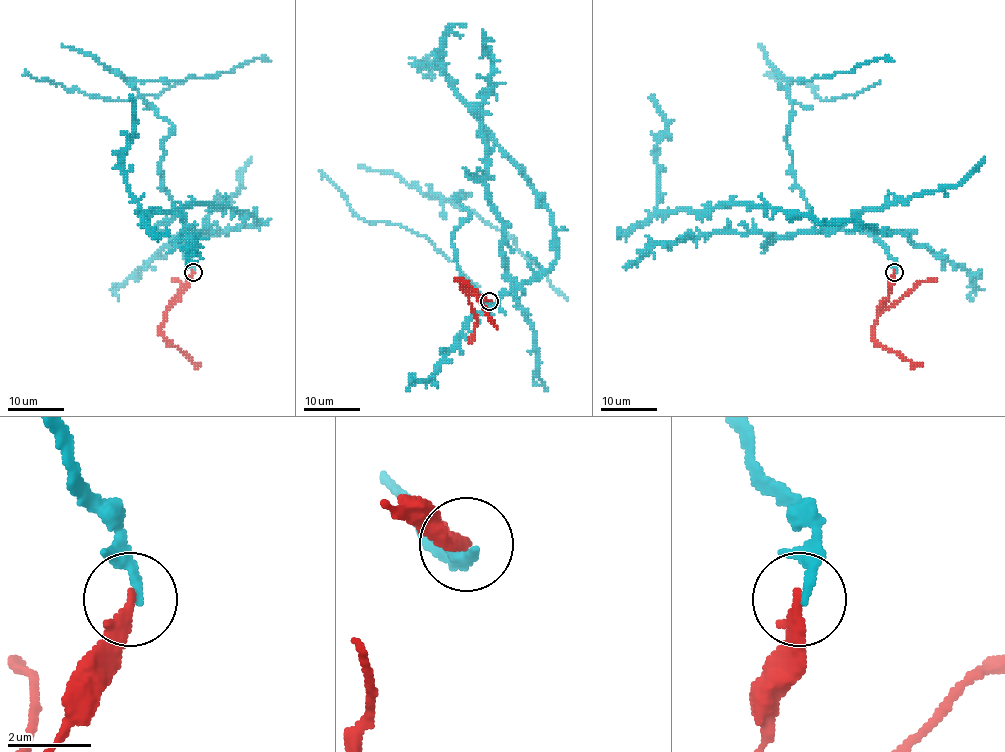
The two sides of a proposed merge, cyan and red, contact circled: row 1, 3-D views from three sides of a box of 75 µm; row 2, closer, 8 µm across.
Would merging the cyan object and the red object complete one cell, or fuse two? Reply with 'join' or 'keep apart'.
keep apart

